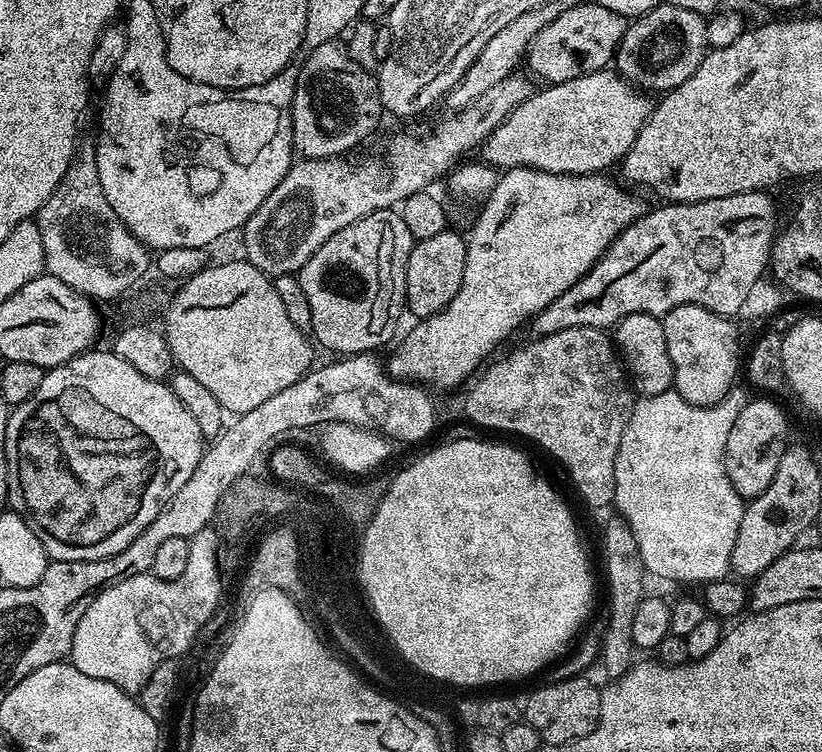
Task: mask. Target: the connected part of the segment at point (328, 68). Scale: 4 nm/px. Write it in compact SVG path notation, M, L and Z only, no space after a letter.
M331 40L307 53L304 65L299 65L296 93L292 99L292 147L301 157L326 160L348 154L355 144L360 144L380 124L382 105L377 77L354 58L350 58L343 43Z

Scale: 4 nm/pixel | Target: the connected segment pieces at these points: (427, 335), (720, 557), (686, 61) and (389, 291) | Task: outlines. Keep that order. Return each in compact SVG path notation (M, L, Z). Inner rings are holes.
M537 168L507 169L497 179L494 190L490 195L484 197L482 203L479 205L479 208L481 207L480 213L477 211L474 219L471 221L470 229L472 228L472 233L467 233L466 236L468 242L466 270L462 278L462 286L458 286L458 294L454 294L454 298L450 298L448 305L442 310L438 310L438 314L423 317L419 322L416 322L416 325L405 334L404 341L400 345L397 343L391 349L391 351L393 350L392 357L387 357L386 360L388 375L394 380L415 382L421 386L431 386L433 389L456 388L511 332L516 331L523 324L525 327L531 321L532 317L537 316L542 310L546 310L546 306L550 306L550 302L554 302L554 298L558 298L570 286L574 286L574 282L582 279L600 261L602 254L616 241L618 234L622 230L629 228L646 211L645 205L640 205L639 198L631 196L631 194L636 194L633 194L627 187L621 186L619 183L616 185L610 177L611 175L608 174L582 174L581 176L575 176L574 174L550 174L546 170L538 170Z
M740 386L733 387L732 391L727 392L722 399L710 405L709 408L703 408L697 404L692 404L686 398L682 398L675 390L669 390L662 394L653 396L640 396L636 405L632 407L630 422L622 434L622 442L618 446L618 454L614 462L614 490L616 499L614 508L617 508L619 515L630 526L634 538L638 542L638 550L642 554L645 573L661 576L664 580L704 580L711 582L714 580L723 580L729 575L732 563L730 554L734 550L734 538L738 534L738 522L742 522L744 505L746 503L743 496L739 496L726 474L724 465L724 451L726 450L726 437L730 435L730 426L734 426L734 418L742 414L746 403L746 395L740 389Z
M662 2L645 16L637 16L629 23L620 49L616 51L614 68L628 83L635 84L645 93L663 94L682 86L682 82L698 70L709 51L705 17L694 14L694 10L681 10Z
M383 208L374 214L366 214L358 222L338 230L300 267L298 279L310 302L311 335L315 343L341 357L357 356L360 352L375 353L383 344L393 343L392 335L400 324L400 311L405 311L404 287L406 286L406 262L414 241L399 211Z

